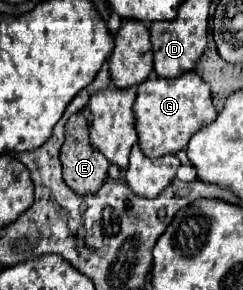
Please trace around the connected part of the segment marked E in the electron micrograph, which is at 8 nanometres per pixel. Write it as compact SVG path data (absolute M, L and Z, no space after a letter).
M82 112L70 116L66 124L66 142L60 150L64 182L80 194L92 194L104 184L110 162L88 140L88 122Z

